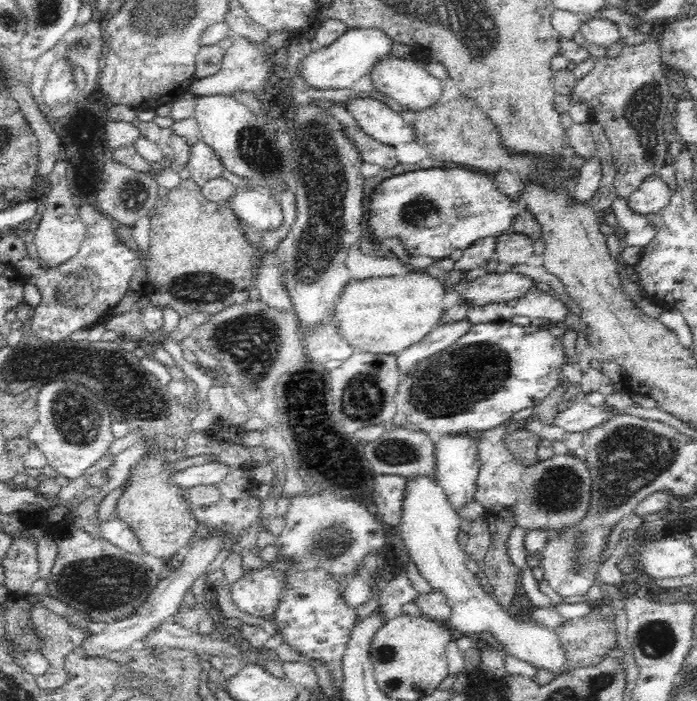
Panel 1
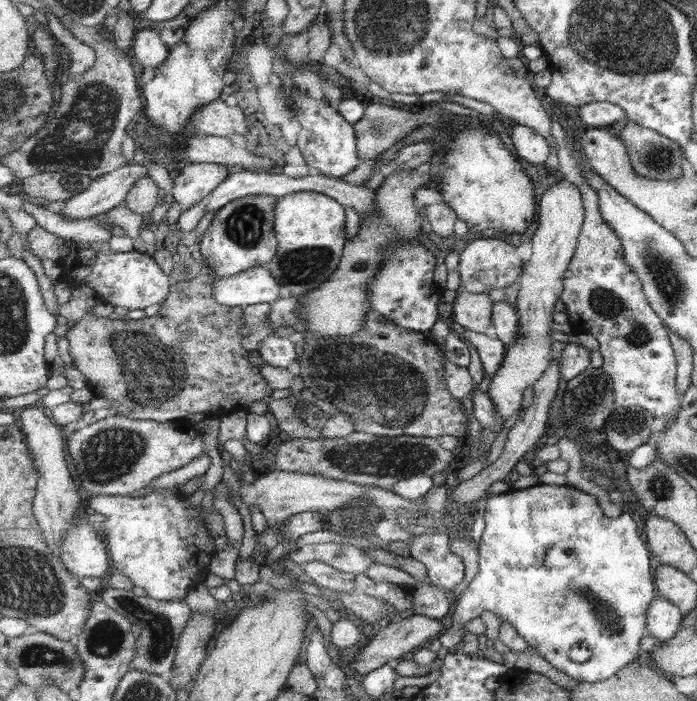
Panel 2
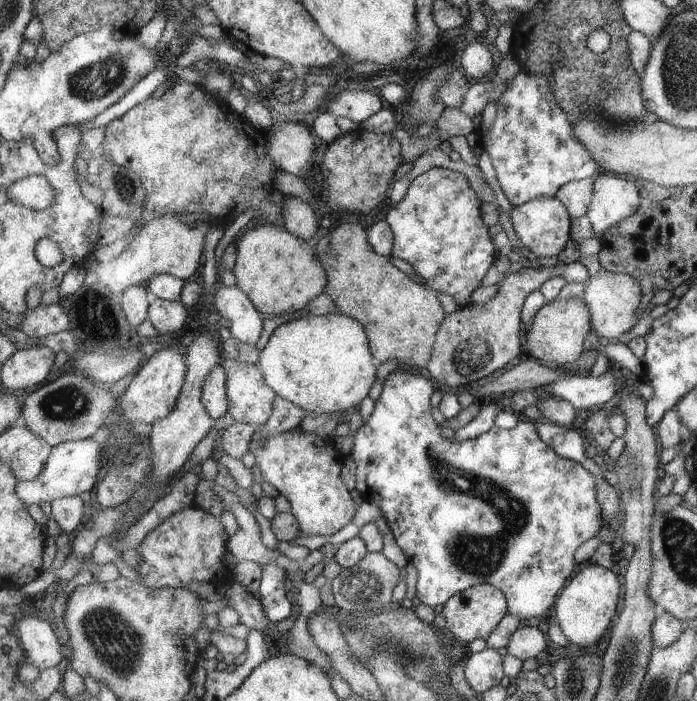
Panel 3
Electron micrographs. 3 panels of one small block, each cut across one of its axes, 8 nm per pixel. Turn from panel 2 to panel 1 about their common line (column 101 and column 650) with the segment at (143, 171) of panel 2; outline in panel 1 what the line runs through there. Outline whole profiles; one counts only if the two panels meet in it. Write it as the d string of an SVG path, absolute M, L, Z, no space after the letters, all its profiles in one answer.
M650 175L628 196L627 205L632 212L646 216L668 206L673 191L659 175Z

